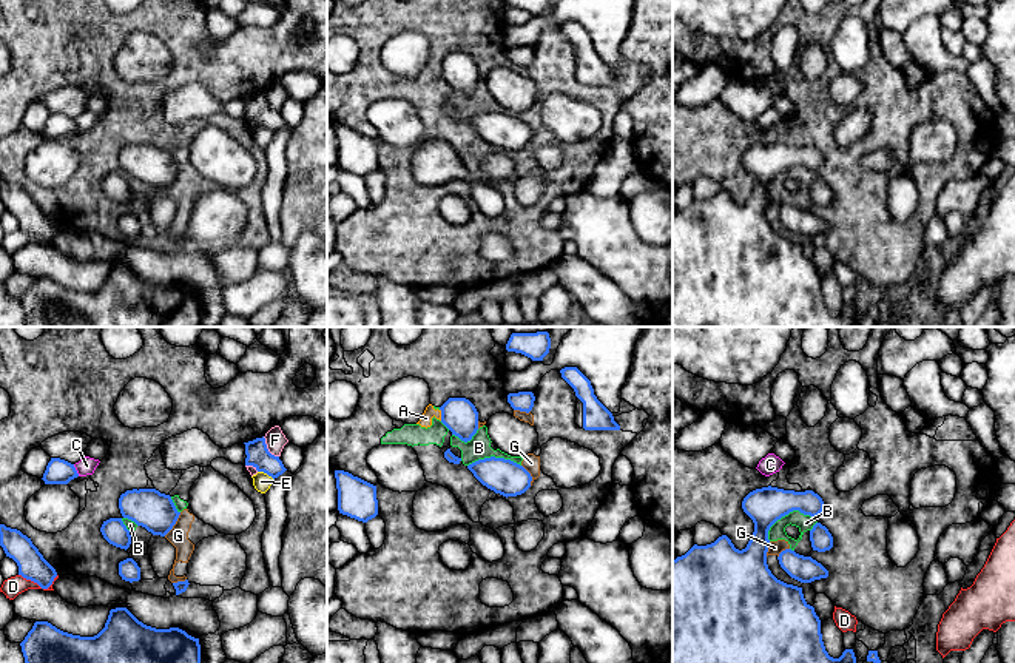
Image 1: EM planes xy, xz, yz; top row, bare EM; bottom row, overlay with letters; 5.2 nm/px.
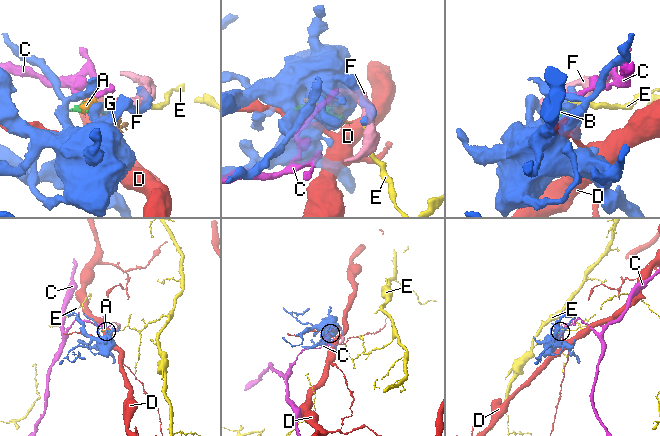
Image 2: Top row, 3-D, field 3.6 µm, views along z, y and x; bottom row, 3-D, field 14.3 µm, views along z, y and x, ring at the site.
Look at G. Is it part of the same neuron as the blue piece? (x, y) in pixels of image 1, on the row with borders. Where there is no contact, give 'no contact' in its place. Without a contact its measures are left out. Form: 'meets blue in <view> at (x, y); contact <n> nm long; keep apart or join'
meets blue in xy at (175, 523); contact 160 nm long; keep apart

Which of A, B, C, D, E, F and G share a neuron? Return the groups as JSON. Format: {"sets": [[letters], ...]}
{"sets": [["A", "B", "G"], ["C"], ["D"], ["E"], ["F"]]}

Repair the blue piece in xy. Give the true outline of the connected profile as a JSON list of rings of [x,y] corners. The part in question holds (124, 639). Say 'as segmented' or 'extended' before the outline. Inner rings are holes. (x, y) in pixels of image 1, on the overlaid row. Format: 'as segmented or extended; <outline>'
as segmented; [[[126,607],[111,609],[105,628],[94,637],[72,635],[48,621],[35,621],[20,646],[25,663],[201,663],[199,638],[179,628],[147,626]]]

